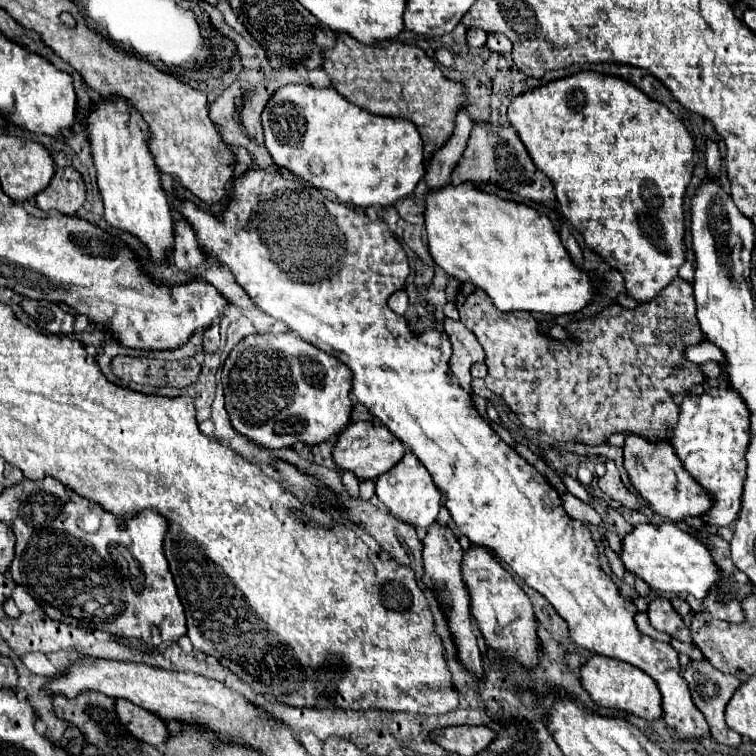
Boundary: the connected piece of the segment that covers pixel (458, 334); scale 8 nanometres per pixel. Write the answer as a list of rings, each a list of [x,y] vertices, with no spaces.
[[[452,318],[444,320],[444,330],[450,336],[450,342],[454,346],[454,354],[450,358],[450,370],[460,380],[460,386],[470,392],[470,366],[477,362],[484,362],[484,350],[476,336],[462,324]]]

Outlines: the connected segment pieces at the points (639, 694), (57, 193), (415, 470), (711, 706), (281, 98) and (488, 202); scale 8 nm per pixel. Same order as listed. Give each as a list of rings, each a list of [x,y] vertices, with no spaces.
[[[594,654],[580,668],[580,680],[582,680],[582,686],[588,690],[588,694],[592,696],[592,700],[600,706],[620,708],[636,716],[642,716],[646,720],[658,720],[662,716],[662,696],[656,682],[636,666]]]
[[[72,167],[57,168],[50,184],[38,196],[35,196],[36,206],[44,212],[58,210],[60,214],[74,216],[86,200],[86,186]]]
[[[410,452],[392,470],[376,478],[376,496],[380,498],[380,502],[388,508],[392,516],[418,528],[428,528],[436,520],[440,504],[442,504],[442,494],[434,486],[432,476],[424,468],[424,464],[420,464],[420,460]]]
[[[692,660],[686,670],[684,670],[684,680],[688,682],[688,688],[690,688],[690,694],[692,694],[692,700],[694,700],[694,706],[704,714],[708,726],[710,726],[710,736],[712,740],[720,742],[720,744],[726,744],[726,746],[732,746],[736,748],[740,744],[740,734],[732,732],[726,722],[724,722],[724,708],[728,704],[728,700],[732,698],[732,694],[736,692],[736,688],[742,684],[738,678],[730,676],[730,674],[724,674],[716,668],[712,668],[708,662],[696,662]]]
[[[288,84],[276,90],[262,112],[264,142],[276,166],[290,170],[294,176],[336,194],[338,202],[366,206],[390,206],[410,196],[424,174],[422,138],[416,126],[404,118],[372,116],[364,108],[344,100],[334,88],[312,88],[306,84]]]
[[[464,182],[460,186],[448,184],[424,194],[424,228],[432,260],[458,282],[472,282],[482,288],[500,312],[526,310],[560,316],[578,312],[592,300],[594,280],[590,274],[574,266],[550,218],[526,204],[486,194],[474,188],[472,182]]]

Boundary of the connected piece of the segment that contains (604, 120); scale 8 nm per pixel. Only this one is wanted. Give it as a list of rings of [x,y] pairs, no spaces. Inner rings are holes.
[[[580,70],[514,96],[506,116],[534,164],[554,182],[558,206],[566,222],[582,234],[590,250],[624,274],[628,296],[638,304],[654,300],[678,276],[684,264],[682,198],[694,170],[694,144],[684,124],[664,104],[650,100],[628,80],[592,70]]]

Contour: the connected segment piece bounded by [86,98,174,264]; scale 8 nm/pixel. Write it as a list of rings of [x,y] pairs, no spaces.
[[[102,100],[102,104],[90,110],[88,118],[88,140],[92,146],[94,164],[98,168],[98,188],[104,200],[104,218],[112,228],[132,234],[140,244],[144,244],[150,252],[150,260],[156,264],[166,264],[168,254],[174,250],[174,218],[172,208],[166,198],[166,192],[160,186],[160,172],[154,164],[154,158],[148,148],[148,128],[144,120],[140,120],[138,112],[132,110],[124,100]]]

